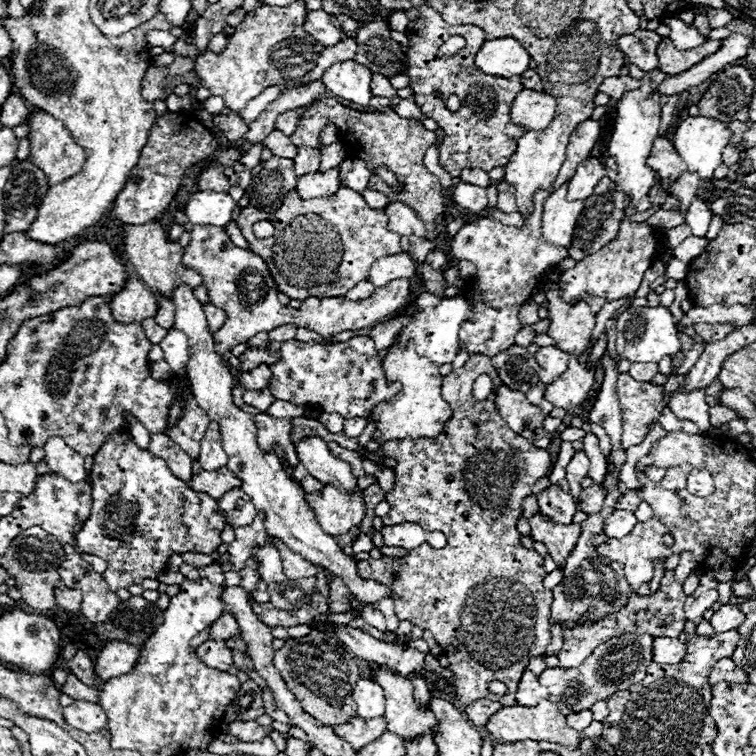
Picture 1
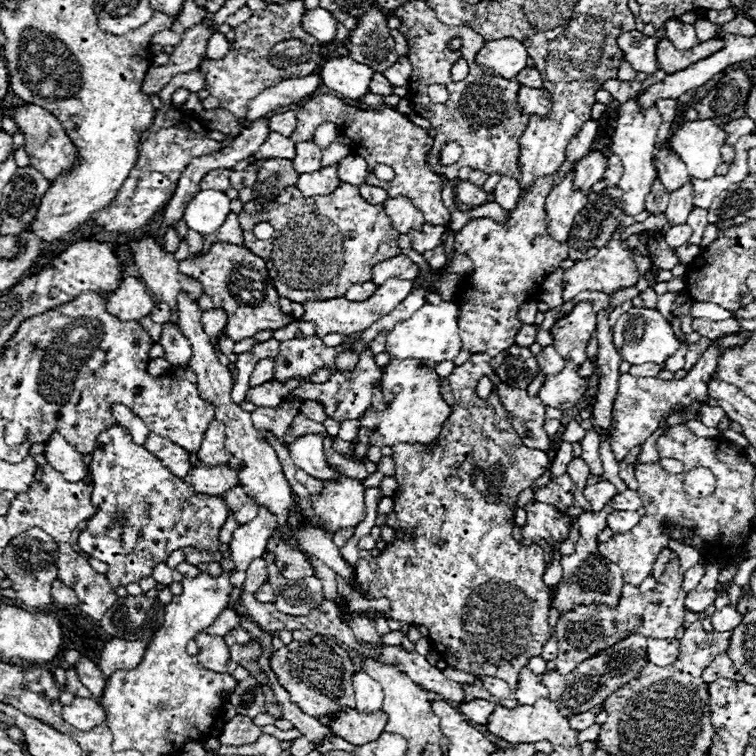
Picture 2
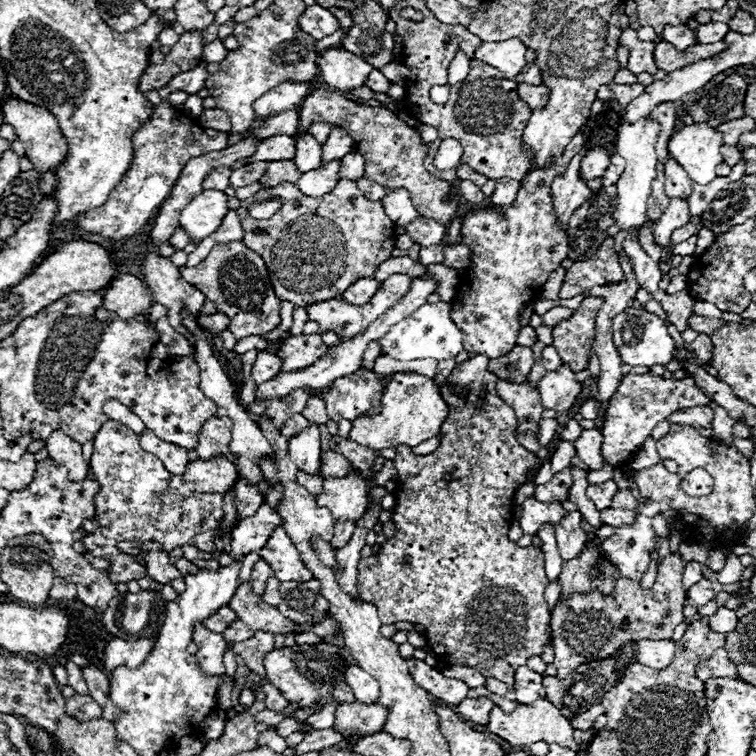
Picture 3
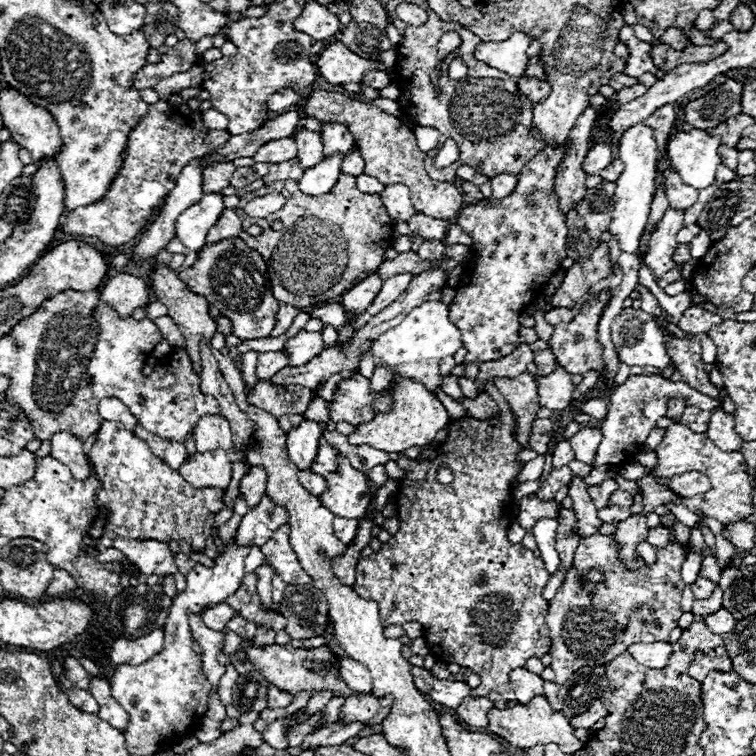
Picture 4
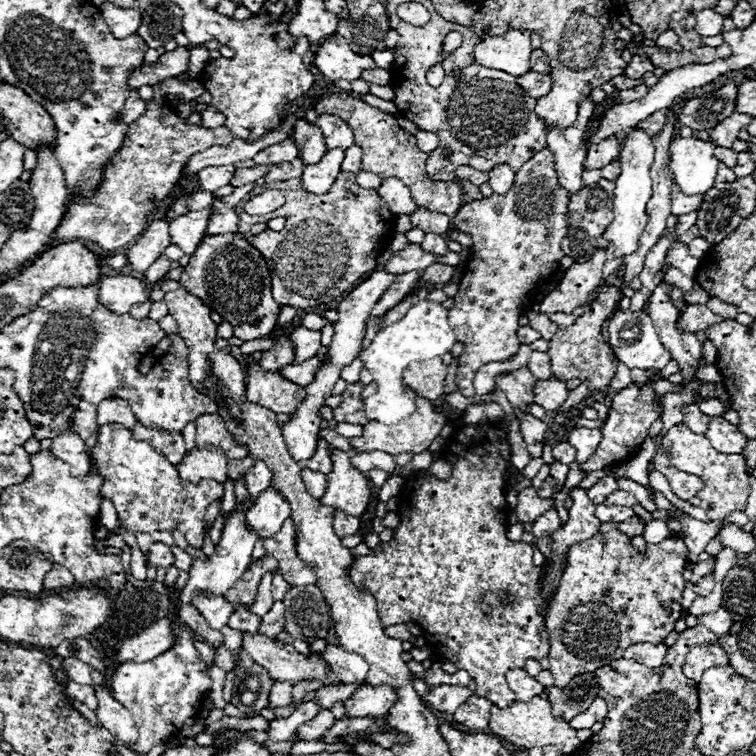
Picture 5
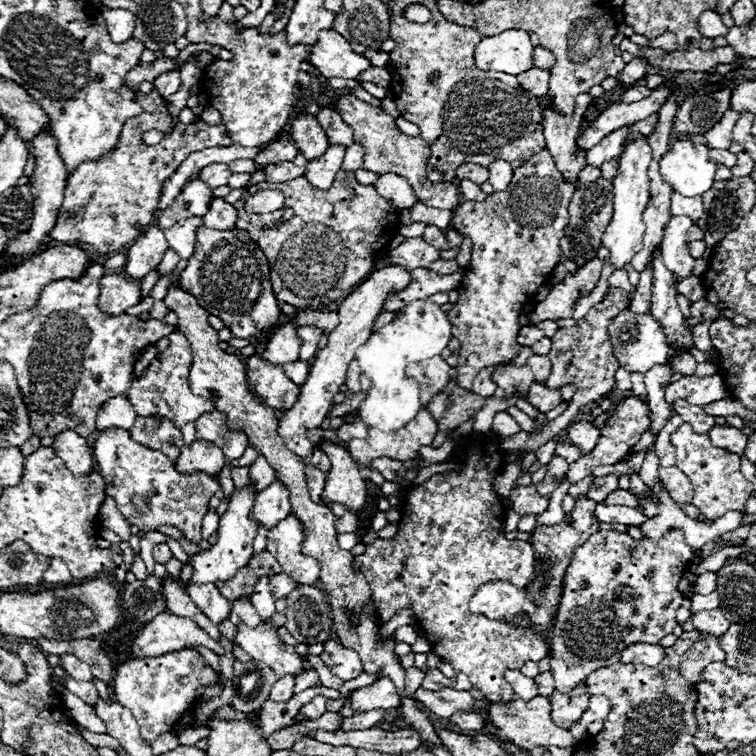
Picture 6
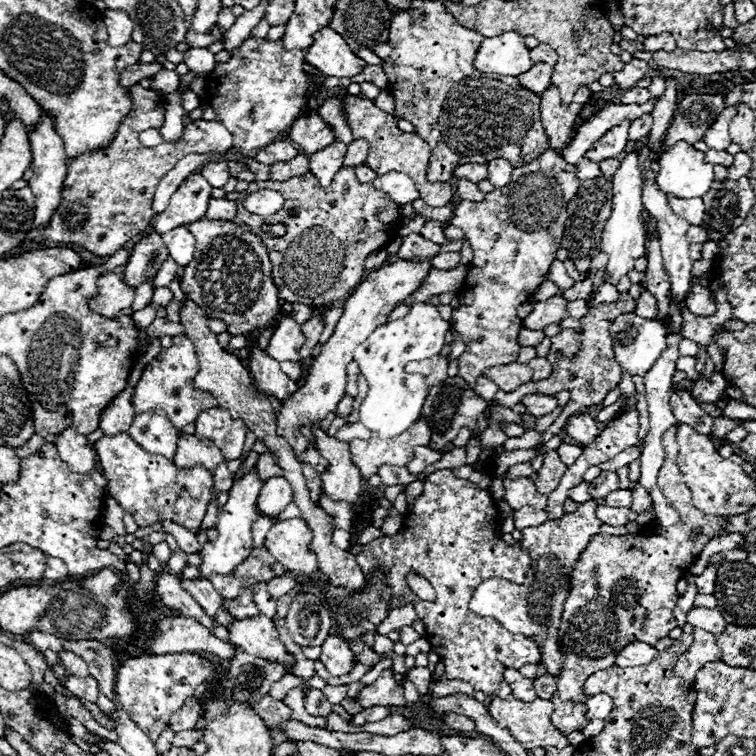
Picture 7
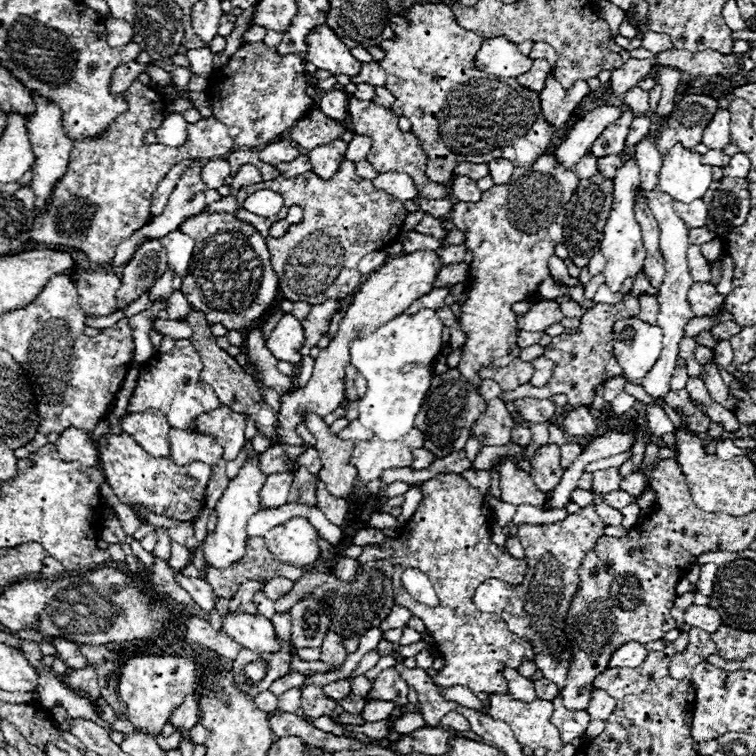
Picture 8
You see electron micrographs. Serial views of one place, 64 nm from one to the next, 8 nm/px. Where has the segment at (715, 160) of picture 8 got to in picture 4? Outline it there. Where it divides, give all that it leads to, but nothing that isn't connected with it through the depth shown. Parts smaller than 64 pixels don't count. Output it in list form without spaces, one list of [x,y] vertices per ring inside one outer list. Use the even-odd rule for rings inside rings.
[[[720,146],[720,148],[718,148],[718,154],[720,154],[722,162],[724,162],[730,170],[736,170],[736,166],[738,166],[738,150],[736,150],[736,148]]]

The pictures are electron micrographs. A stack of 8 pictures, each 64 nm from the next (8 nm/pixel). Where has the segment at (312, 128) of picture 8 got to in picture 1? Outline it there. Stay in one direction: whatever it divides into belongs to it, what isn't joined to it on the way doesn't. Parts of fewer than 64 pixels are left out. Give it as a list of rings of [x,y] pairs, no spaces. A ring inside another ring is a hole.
[[[306,146],[298,148],[298,158],[294,158],[294,172],[300,176],[304,174],[314,174],[320,168],[320,152],[310,150]]]

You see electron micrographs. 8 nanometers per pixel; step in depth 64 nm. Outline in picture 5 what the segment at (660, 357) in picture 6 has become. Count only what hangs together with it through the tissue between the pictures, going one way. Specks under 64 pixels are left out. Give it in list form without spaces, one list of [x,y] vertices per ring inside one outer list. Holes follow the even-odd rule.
[[[618,310],[614,314],[614,318],[610,320],[608,332],[610,332],[610,344],[612,344],[612,350],[614,350],[616,358],[622,364],[626,364],[628,368],[642,368],[642,370],[646,370],[646,368],[658,368],[658,370],[662,370],[670,362],[670,354],[662,346],[658,334],[654,330],[652,318],[644,310],[640,310],[640,312]]]

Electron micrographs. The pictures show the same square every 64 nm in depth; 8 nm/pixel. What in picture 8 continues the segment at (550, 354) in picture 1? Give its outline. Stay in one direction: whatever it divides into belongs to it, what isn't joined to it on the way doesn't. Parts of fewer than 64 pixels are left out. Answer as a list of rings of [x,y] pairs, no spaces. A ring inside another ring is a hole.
[[[544,356],[542,358],[534,358],[534,362],[530,362],[530,364],[534,366],[534,374],[530,378],[530,384],[532,386],[544,386],[544,382],[548,382],[550,376],[552,376],[554,364]]]

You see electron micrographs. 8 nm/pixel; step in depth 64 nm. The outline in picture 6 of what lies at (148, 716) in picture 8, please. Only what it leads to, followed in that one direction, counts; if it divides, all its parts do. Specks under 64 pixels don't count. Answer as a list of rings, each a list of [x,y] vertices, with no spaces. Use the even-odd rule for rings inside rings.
[[[194,648],[162,654],[158,658],[126,660],[114,674],[114,696],[134,714],[144,742],[152,744],[164,732],[172,732],[174,724],[194,706],[196,690],[216,682],[216,672],[202,660]]]

